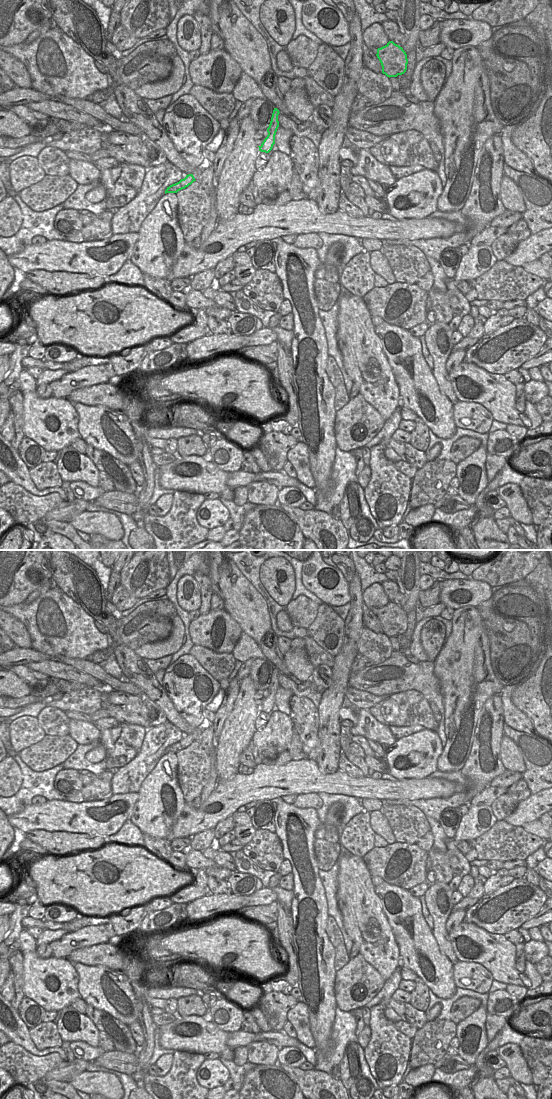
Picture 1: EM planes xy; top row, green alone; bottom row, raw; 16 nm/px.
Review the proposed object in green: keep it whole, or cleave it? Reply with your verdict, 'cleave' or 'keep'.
cleave

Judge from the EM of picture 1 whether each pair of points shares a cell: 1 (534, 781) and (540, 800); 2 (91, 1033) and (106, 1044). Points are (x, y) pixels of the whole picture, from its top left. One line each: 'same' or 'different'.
1: different
2: different

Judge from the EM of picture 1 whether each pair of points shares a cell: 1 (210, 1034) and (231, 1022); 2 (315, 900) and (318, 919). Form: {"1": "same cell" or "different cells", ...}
{"1": "different cells", "2": "same cell"}

